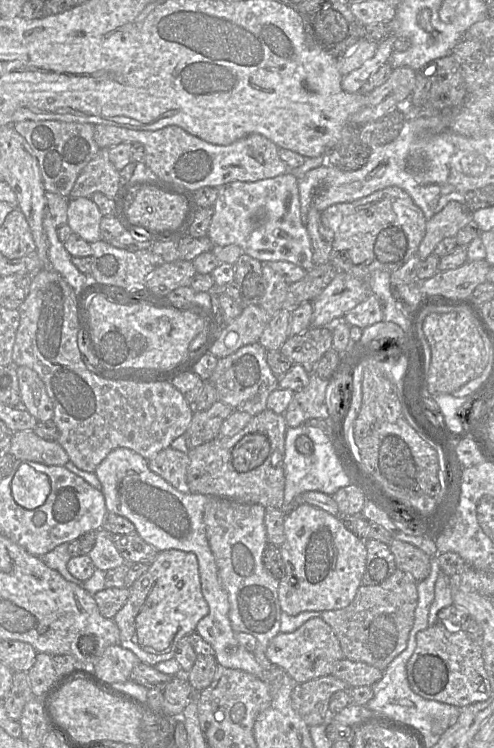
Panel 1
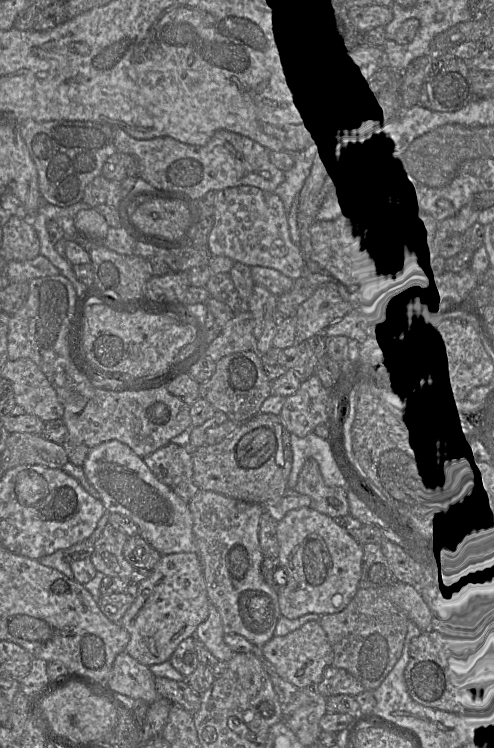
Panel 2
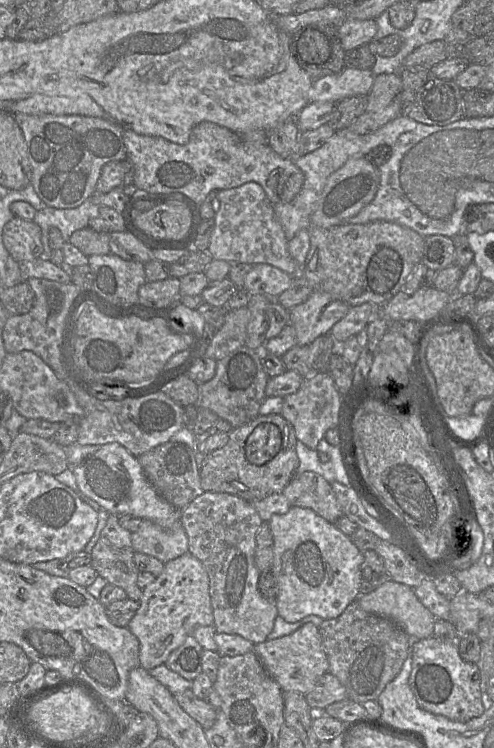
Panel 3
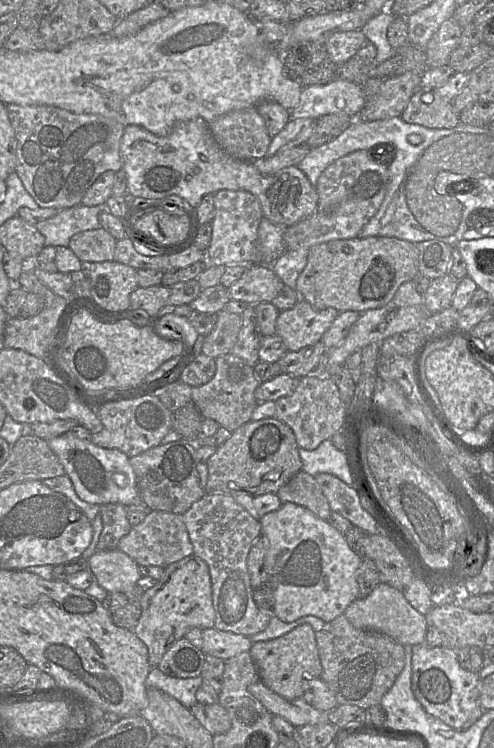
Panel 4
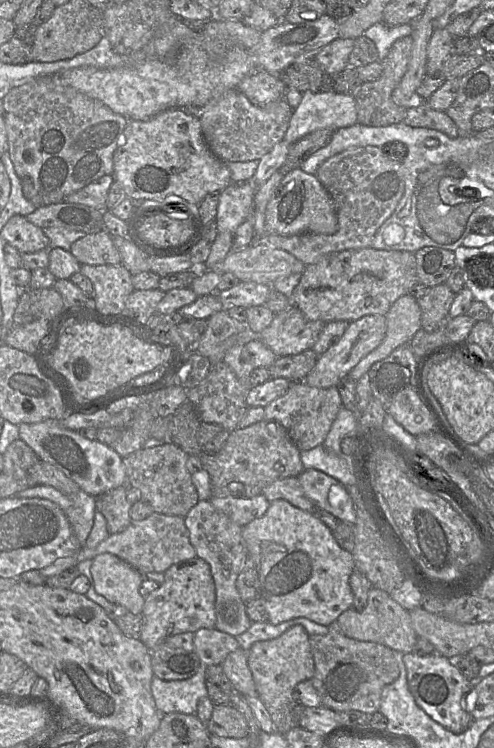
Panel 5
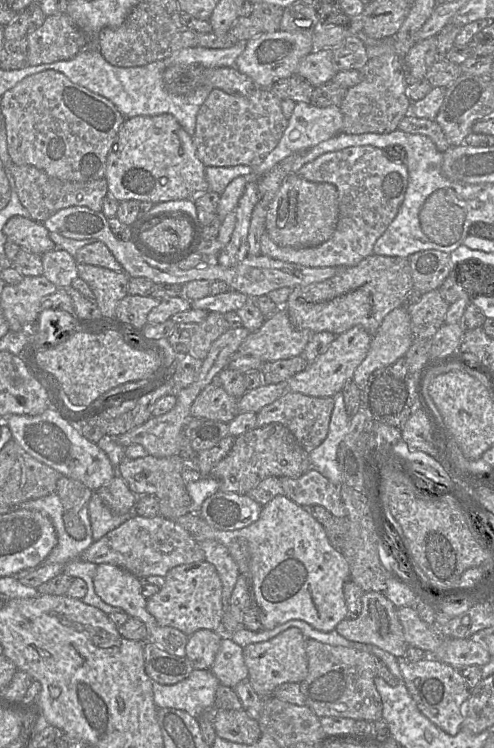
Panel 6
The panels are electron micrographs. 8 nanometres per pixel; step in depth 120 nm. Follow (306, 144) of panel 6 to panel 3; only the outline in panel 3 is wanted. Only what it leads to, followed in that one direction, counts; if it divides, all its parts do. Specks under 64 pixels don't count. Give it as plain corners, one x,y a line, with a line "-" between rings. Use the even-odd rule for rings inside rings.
356,68
325,76
316,81
309,90
309,102
338,102
352,96
367,96
374,83
372,70

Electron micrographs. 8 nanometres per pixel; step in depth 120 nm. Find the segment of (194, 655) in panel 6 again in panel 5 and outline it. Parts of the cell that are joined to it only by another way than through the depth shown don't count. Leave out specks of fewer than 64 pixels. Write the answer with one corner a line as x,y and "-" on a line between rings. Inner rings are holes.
201,628
194,633
194,652
201,666
222,664
227,655
238,649
236,637
214,628

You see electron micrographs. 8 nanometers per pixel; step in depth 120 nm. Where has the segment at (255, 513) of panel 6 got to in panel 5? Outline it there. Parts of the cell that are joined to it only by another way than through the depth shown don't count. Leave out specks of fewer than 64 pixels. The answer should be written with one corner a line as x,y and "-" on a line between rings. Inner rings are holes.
262,493
251,498
211,497
210,502
241,527
262,517
270,505
270,501

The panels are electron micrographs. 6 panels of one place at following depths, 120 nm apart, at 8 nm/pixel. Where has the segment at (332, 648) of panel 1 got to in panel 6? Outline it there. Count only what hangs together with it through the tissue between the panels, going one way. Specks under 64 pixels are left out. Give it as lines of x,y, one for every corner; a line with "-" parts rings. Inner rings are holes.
290,627
270,640
251,643
243,648
244,663
248,669
248,679
260,697
270,697
279,685
301,683
308,674
308,660
305,636
299,628

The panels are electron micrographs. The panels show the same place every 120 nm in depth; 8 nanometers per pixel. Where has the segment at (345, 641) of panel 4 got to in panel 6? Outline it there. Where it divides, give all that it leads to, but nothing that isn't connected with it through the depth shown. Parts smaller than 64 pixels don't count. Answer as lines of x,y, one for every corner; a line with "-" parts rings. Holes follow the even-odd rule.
314,639
305,640
305,649
308,660
308,674
300,683
300,689
305,697
305,705
319,718
332,716
369,722
375,722
382,718
383,703
374,680
376,677
380,677
390,686
395,686
397,685
397,678
379,658
367,651
345,646
332,646

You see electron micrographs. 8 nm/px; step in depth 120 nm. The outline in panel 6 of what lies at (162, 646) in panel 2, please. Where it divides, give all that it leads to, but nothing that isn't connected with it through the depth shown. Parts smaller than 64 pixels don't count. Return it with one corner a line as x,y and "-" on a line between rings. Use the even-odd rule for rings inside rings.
208,561
181,564
164,576
164,585
147,598
146,609
161,626
176,628
190,636
200,629
222,631
222,583
216,568

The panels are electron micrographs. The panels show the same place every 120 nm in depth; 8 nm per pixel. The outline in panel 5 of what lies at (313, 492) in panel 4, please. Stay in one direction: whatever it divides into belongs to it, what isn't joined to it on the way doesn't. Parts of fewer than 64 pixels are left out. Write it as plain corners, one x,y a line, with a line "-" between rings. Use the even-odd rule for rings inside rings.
298,477
279,479
266,486
262,494
271,502
285,499
292,505
307,512
316,512
316,505
303,492

